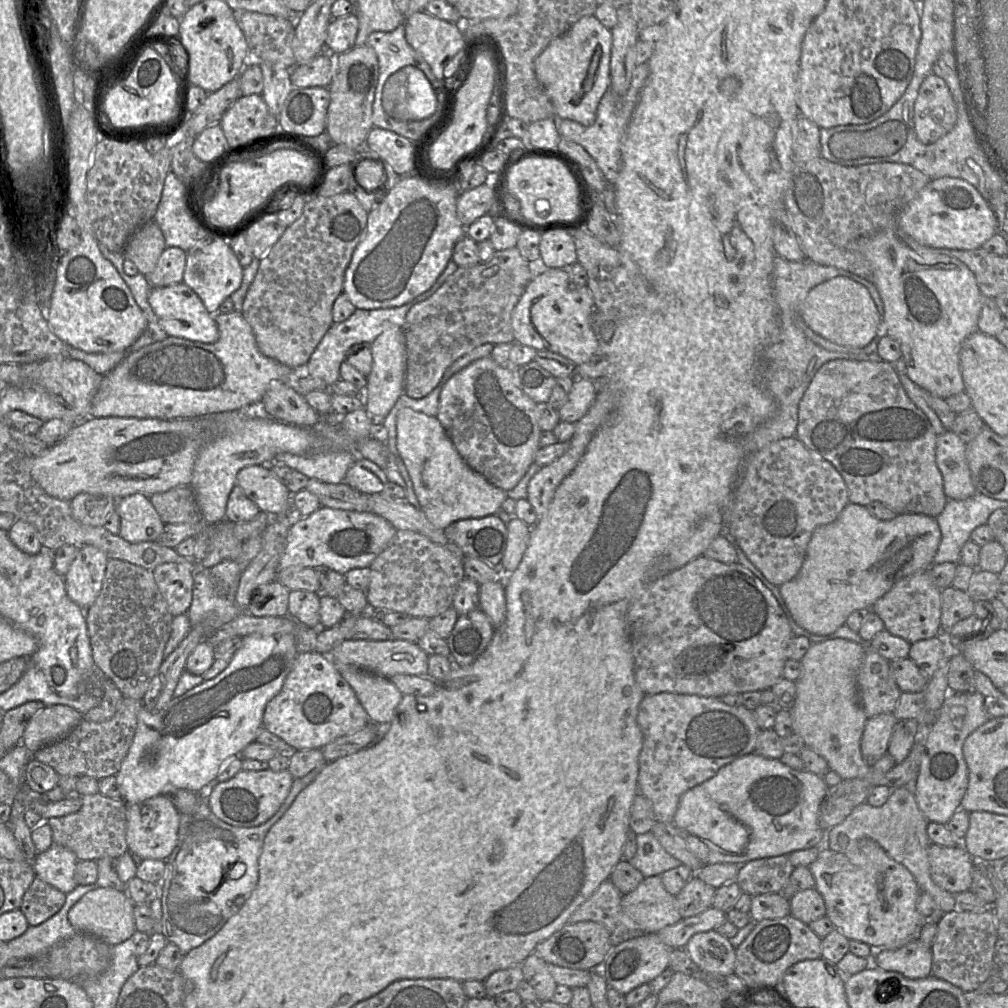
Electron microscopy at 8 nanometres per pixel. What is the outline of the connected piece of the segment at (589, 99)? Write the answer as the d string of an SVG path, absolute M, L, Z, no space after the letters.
M583 16L566 32L554 38L534 60L534 71L554 107L557 119L569 119L591 126L598 104L610 89L611 30L594 16Z

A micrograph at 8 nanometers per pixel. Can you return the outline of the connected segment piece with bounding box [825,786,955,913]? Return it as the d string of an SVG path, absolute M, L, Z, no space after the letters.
M911 786L894 788L880 807L866 802L859 804L839 824L826 832L825 847L848 857L862 838L876 841L895 861L905 866L915 878L921 892L928 893L945 913L955 909L955 896L938 886L931 878L928 851L931 841L927 834L928 820L918 808Z

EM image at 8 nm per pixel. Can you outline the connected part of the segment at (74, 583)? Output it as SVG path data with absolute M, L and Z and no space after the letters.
M82 545L63 577L68 597L82 609L86 610L95 603L108 560L106 554L97 547Z

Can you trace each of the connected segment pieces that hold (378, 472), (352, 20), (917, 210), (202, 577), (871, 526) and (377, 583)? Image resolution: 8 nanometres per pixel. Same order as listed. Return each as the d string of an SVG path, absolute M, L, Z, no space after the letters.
M357 458L344 479L349 486L365 494L380 494L388 481L385 470L365 458Z
M355 12L332 19L327 31L325 41L326 51L337 56L345 53L355 46L359 29L359 20Z
M941 177L931 181L898 214L897 227L918 243L933 247L972 250L998 232L998 219L989 202L969 182Z
M228 559L210 568L198 568L195 570L192 602L187 614L192 626L201 624L205 628L206 639L207 635L243 613L235 601L242 572L241 565Z
M849 502L833 522L813 531L800 571L795 578L779 586L779 591L800 627L812 634L828 635L844 625L852 612L871 609L898 580L928 570L934 563L940 540L940 527L932 516L902 513L891 520L881 520L872 516L864 505Z
M397 530L388 546L369 566L371 578L367 590L367 601L376 610L404 612L412 617L432 618L452 607L459 583L466 577L462 560L444 546L426 536L410 531Z

